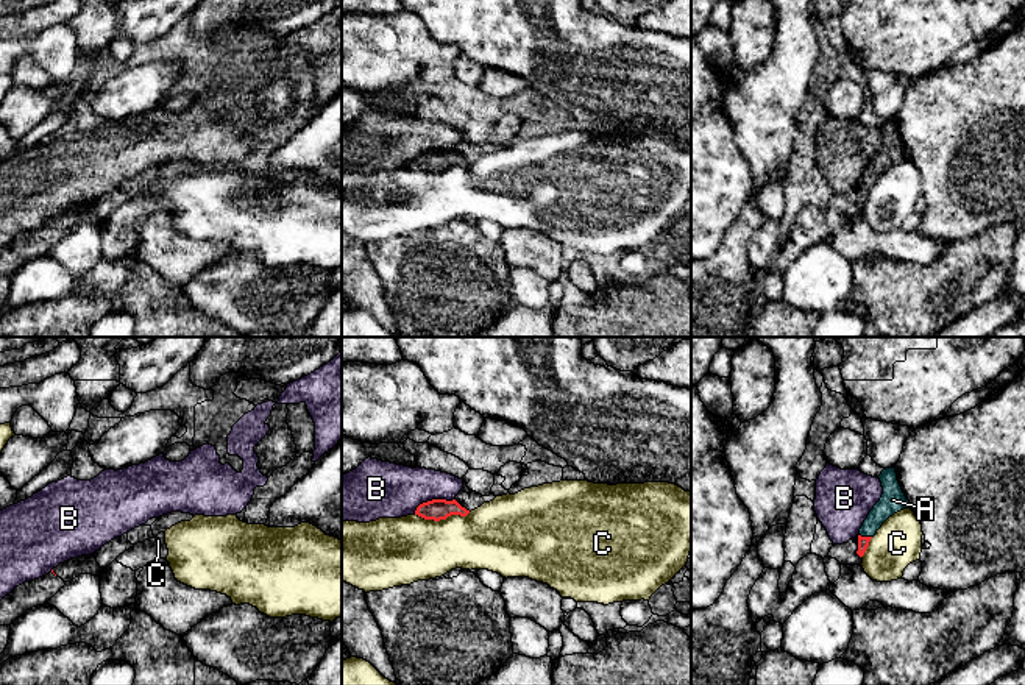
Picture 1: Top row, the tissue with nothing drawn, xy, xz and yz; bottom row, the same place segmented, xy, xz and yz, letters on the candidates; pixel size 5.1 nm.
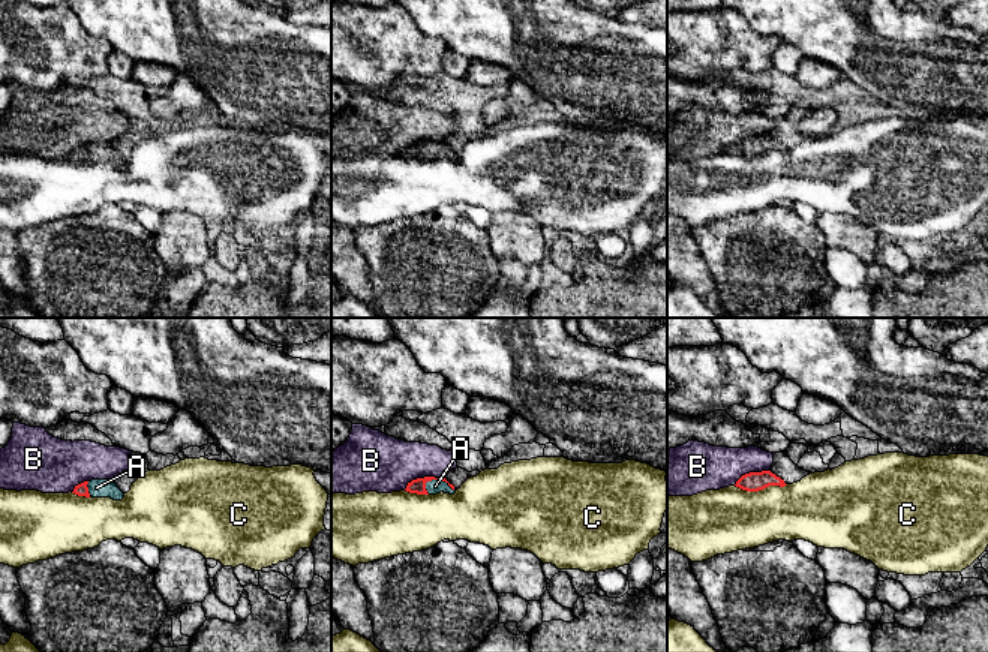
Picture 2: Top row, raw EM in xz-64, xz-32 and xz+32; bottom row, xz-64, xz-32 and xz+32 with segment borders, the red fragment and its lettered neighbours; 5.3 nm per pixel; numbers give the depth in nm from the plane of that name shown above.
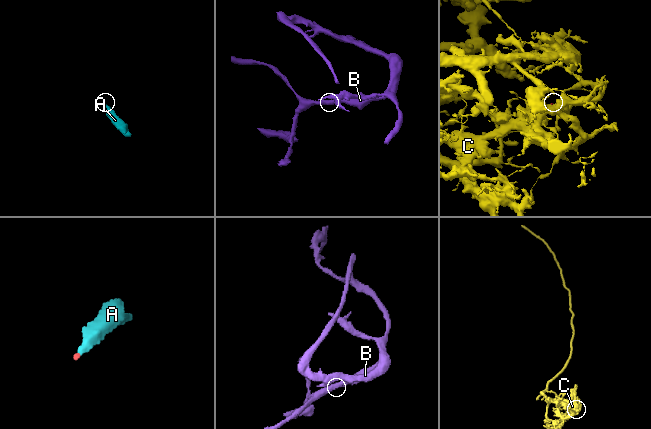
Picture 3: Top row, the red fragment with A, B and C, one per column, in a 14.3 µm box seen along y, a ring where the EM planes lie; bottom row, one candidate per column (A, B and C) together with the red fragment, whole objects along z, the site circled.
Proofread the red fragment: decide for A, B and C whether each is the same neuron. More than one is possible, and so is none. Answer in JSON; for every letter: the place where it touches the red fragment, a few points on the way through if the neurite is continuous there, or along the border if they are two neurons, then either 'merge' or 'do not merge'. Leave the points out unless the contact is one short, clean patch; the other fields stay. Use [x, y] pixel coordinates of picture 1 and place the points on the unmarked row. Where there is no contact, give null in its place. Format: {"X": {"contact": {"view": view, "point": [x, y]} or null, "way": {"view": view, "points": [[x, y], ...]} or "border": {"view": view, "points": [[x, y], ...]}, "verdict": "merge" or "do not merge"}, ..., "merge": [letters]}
{"A": {"contact": {"view": "yz", "point": [865, 188]}, "way": {"view": "yz", "points": [[863, 192], [865, 188], [877, 166], [893, 150]]}, "verdict": "merge"}, "B": {"contact": {"view": "xz", "point": [432, 150]}, "border": {"view": "xz", "points": [[454, 149], [423, 152], [414, 164]]}, "verdict": "do not merge"}, "C": {"contact": {"view": "xz", "point": [442, 169]}, "border": {"view": "xz", "points": [[470, 163], [439, 170], [425, 170], [415, 166]]}, "verdict": "do not merge"}, "merge": ["A"]}

